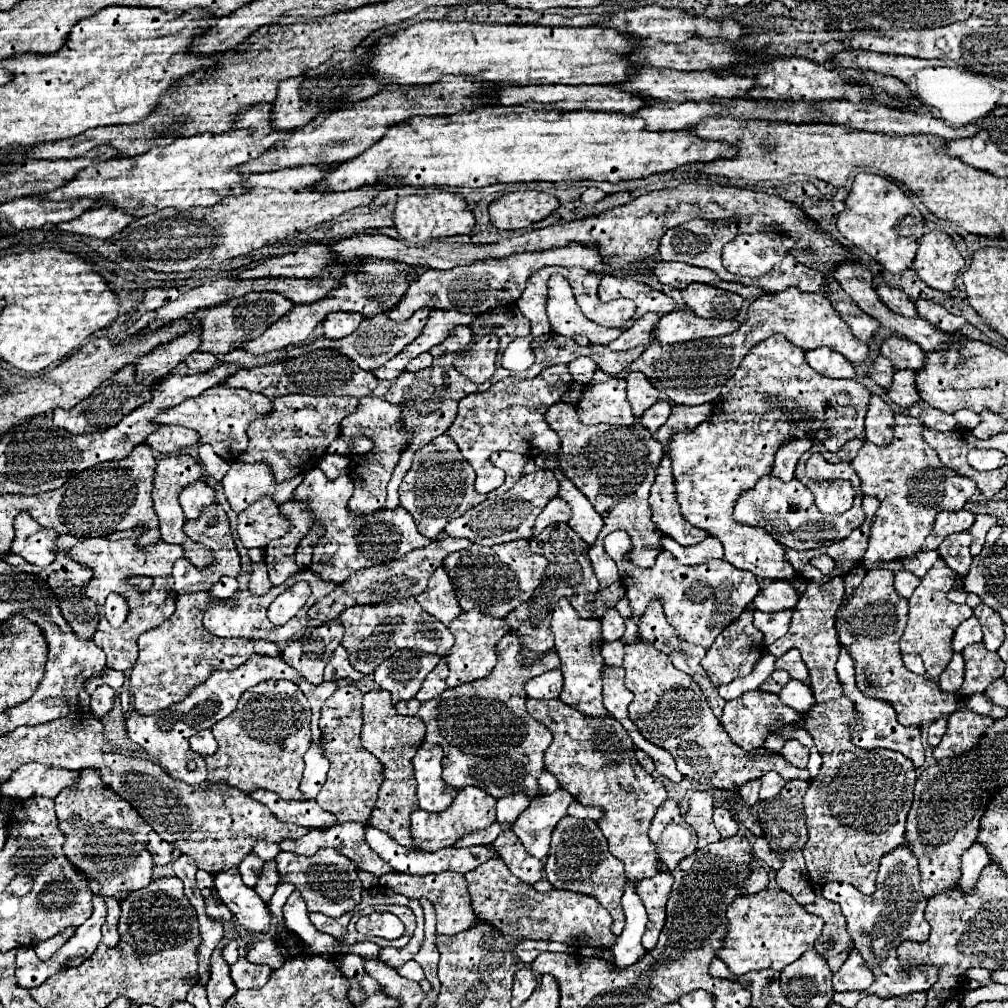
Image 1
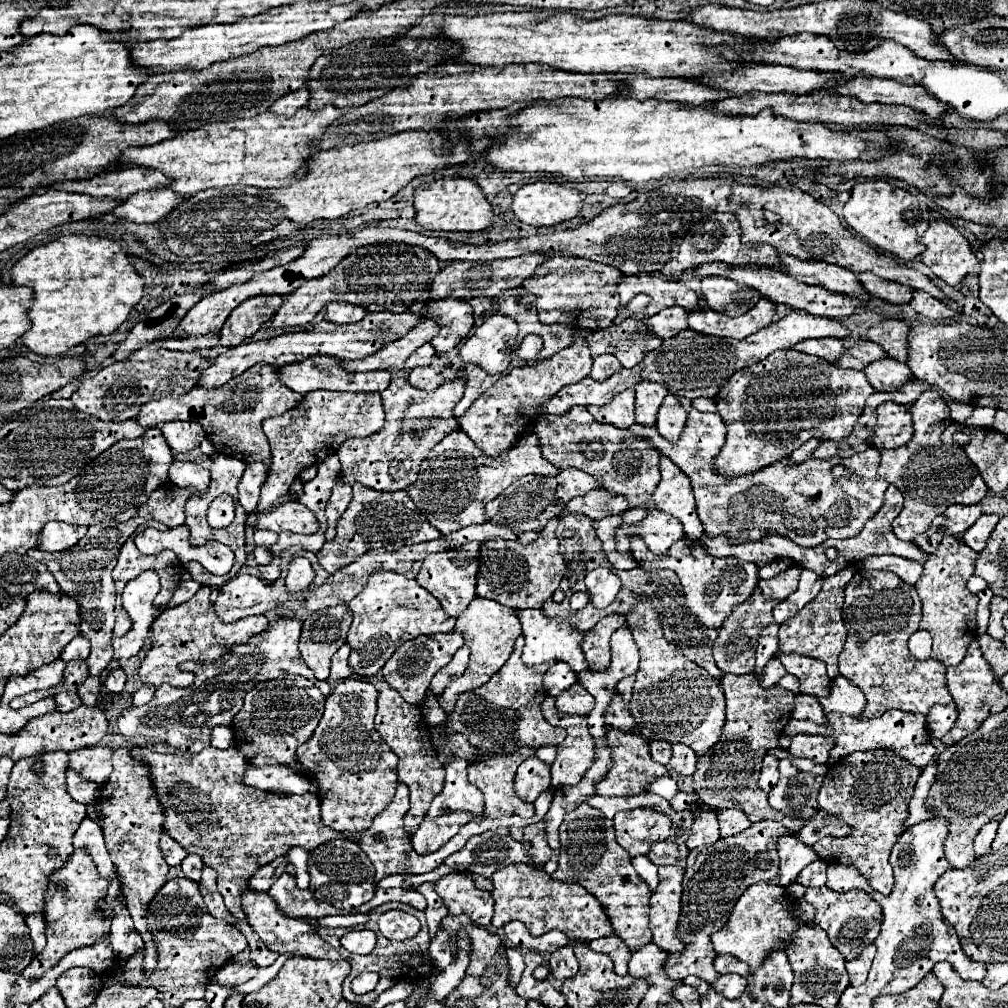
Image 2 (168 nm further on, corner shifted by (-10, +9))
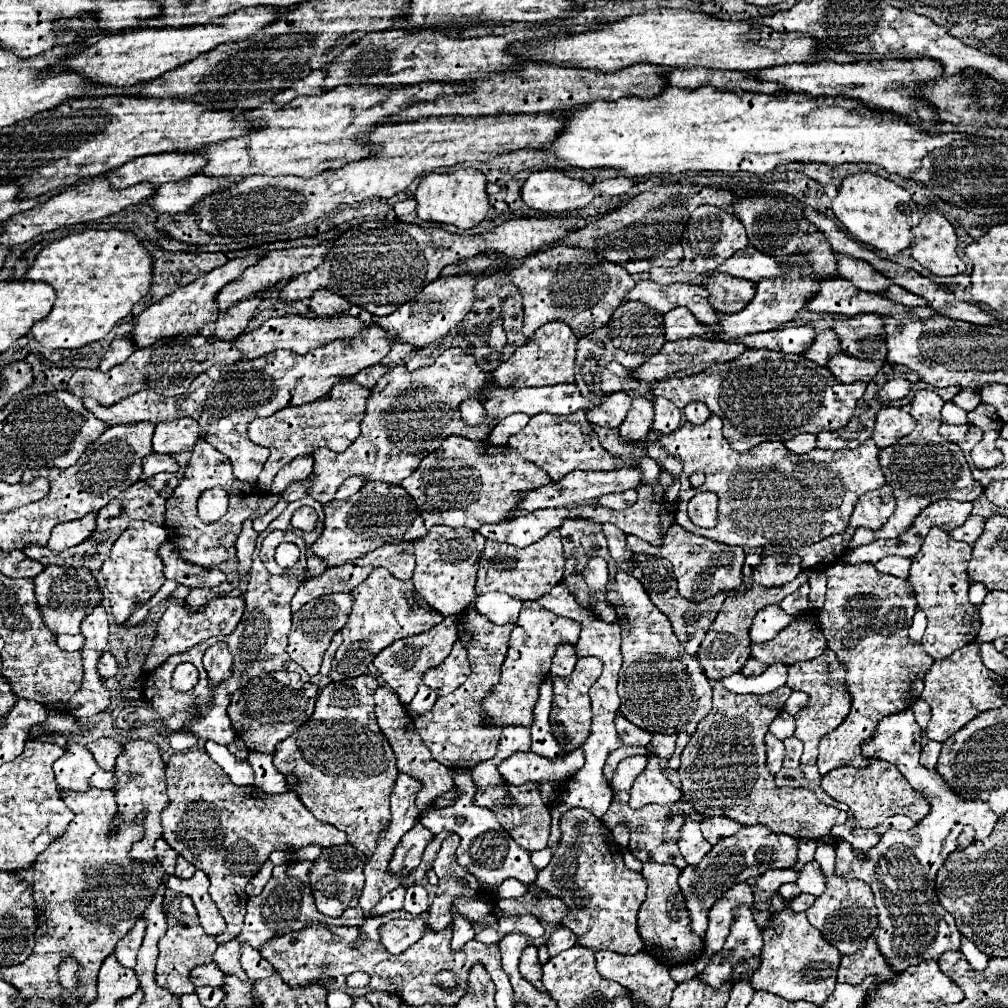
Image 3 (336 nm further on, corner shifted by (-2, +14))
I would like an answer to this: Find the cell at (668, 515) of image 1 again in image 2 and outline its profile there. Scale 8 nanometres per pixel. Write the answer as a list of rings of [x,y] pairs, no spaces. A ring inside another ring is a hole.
[[[660,457],[660,471],[662,481],[654,491],[656,509],[680,519],[686,537],[700,539],[704,535],[704,529],[696,515],[690,479],[686,477],[684,471],[680,471],[674,463],[670,463],[668,457]]]

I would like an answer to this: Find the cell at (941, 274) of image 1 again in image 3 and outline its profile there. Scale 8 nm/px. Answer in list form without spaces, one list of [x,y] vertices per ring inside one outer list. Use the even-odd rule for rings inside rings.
[[[938,212],[924,214],[924,218],[912,230],[912,234],[914,234],[914,238],[912,238],[912,244],[910,244],[910,256],[914,260],[918,260],[924,268],[928,268],[932,274],[954,276],[954,274],[962,274],[966,270],[966,264],[962,262],[962,258],[956,252],[958,240],[956,240],[954,226],[942,214],[938,214]]]

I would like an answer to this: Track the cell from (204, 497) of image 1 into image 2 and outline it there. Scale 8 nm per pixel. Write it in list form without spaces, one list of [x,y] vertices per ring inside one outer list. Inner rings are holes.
[[[174,461],[168,469],[168,481],[188,489],[190,493],[204,493],[210,483],[210,473],[198,463]]]

